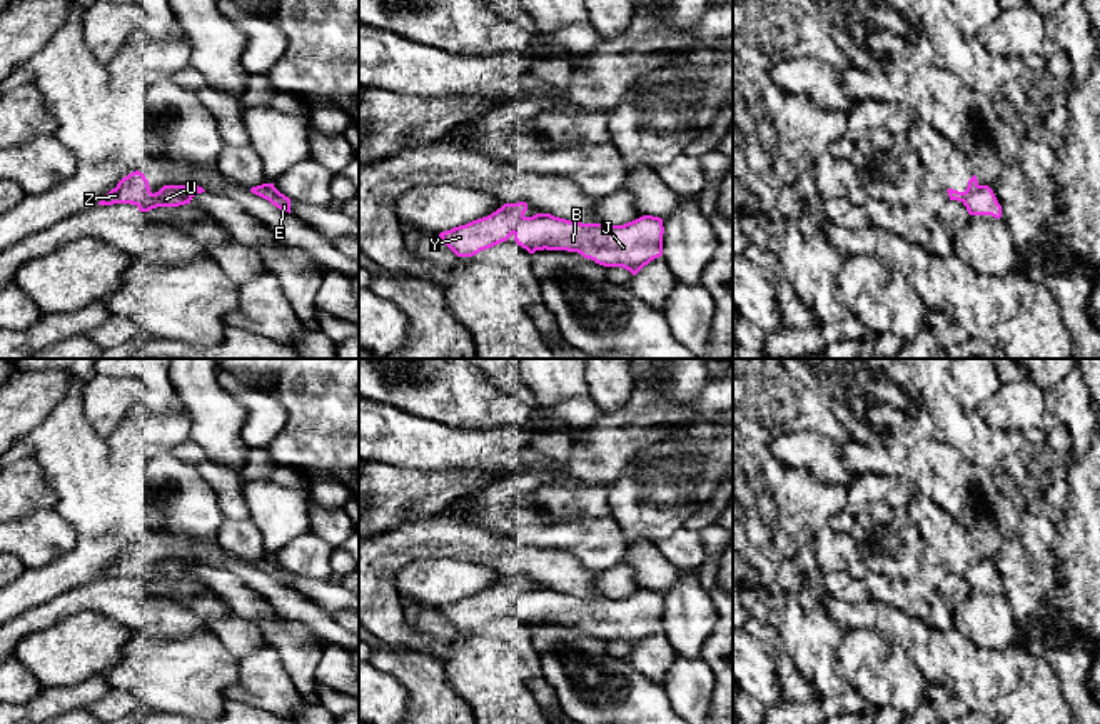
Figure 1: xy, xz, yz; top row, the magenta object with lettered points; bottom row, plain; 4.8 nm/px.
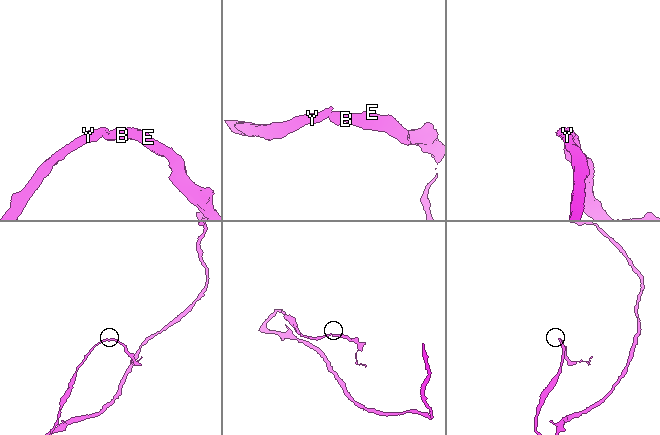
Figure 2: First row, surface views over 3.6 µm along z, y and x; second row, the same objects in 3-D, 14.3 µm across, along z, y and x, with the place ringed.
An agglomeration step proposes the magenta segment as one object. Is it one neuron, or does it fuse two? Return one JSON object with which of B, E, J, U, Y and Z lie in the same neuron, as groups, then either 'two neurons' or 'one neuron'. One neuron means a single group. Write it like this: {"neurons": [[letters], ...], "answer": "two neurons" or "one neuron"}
{"neurons": [["B", "E", "J", "U", "Y", "Z"]], "answer": "one neuron"}

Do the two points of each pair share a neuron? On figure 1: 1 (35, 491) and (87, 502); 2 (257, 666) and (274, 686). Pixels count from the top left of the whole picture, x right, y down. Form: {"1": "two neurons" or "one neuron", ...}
{"1": "two neurons", "2": "one neuron"}

